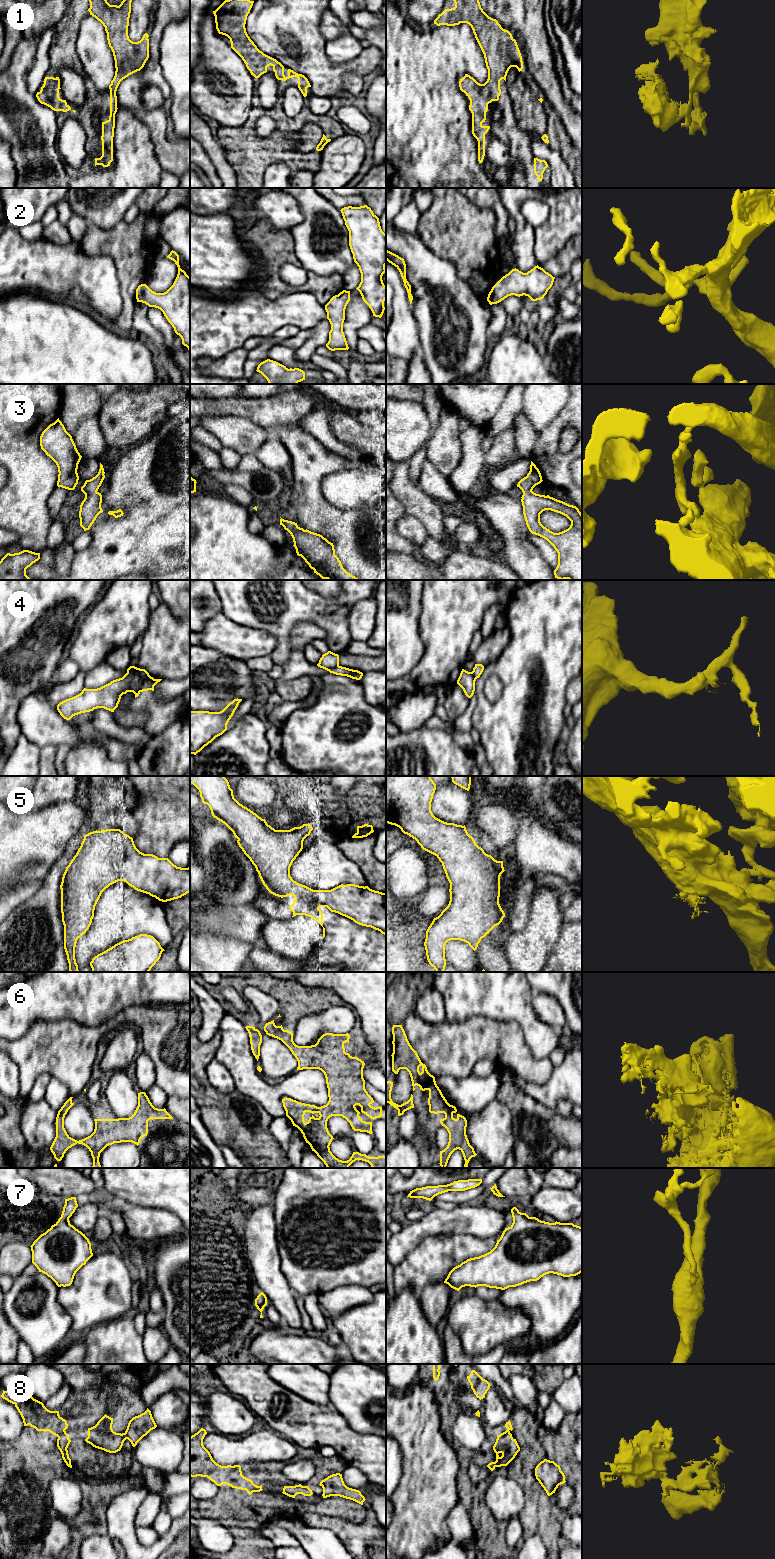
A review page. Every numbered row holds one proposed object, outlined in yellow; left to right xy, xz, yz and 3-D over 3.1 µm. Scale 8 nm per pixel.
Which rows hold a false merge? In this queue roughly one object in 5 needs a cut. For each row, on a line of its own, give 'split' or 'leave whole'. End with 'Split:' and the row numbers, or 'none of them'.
1: leave whole
2: leave whole
3: leave whole
4: split
5: leave whole
6: leave whole
7: leave whole
8: split
Split: 4, 8

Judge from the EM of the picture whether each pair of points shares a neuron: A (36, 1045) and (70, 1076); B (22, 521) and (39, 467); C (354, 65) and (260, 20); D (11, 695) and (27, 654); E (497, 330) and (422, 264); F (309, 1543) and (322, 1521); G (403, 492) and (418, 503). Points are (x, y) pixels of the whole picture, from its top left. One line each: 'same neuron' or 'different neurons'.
A: same neuron
B: same neuron
C: same neuron
D: same neuron
E: different neurons
F: different neurons
G: same neuron

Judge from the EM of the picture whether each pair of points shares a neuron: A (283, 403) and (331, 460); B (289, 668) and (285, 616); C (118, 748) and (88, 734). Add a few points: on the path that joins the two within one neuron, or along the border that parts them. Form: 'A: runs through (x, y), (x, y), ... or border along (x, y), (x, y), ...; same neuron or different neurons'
A: border along (297, 424), (278, 424), (274, 428); different neurons
B: border along (290, 636), (291, 653), (282, 666); different neurons
C: runs through (111, 745), (95, 736); same neuron

